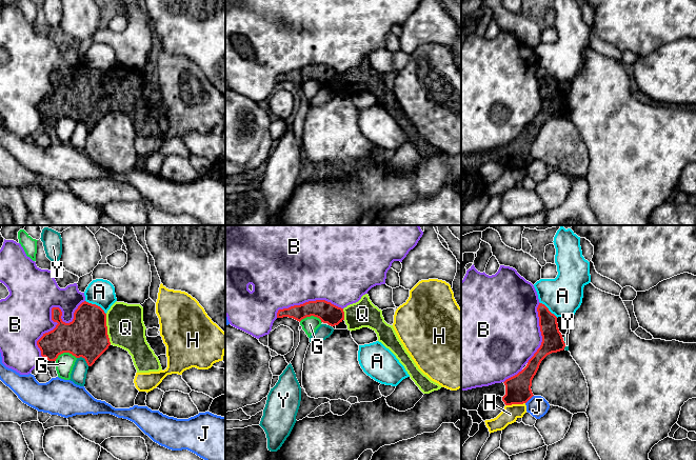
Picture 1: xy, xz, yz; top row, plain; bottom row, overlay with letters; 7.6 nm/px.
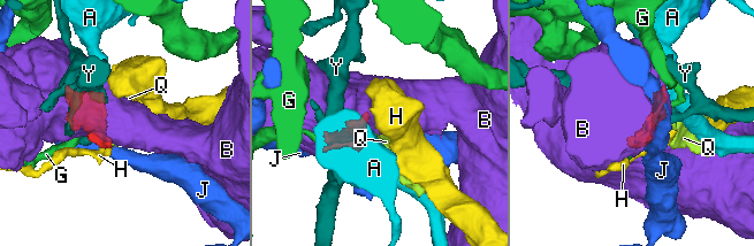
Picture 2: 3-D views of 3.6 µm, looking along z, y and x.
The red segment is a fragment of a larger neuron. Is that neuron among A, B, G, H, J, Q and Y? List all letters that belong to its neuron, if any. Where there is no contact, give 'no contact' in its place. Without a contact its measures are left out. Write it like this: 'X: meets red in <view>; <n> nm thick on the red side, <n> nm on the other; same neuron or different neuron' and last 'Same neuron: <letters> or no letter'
A: meets red in xy; 320 nm thick on the red side, 200 nm on the other; different neuron
B: meets red in xy; 220 nm thick on the red side, 400 nm on the other; different neuron
G: meets red in xy; 320 nm thick on the red side, 140 nm on the other; different neuron
H: meets red in yz; 190 nm thick on the red side, 130 nm on the other; different neuron
J: meets red in yz; 190 nm thick on the red side, 160 nm on the other; different neuron
Q: meets red in xy; 320 nm thick on the red side, 280 nm on the other; same neuron
Y: meets red in xy; 320 nm thick on the red side, 120 nm on the other; different neuron
Same neuron: Q

